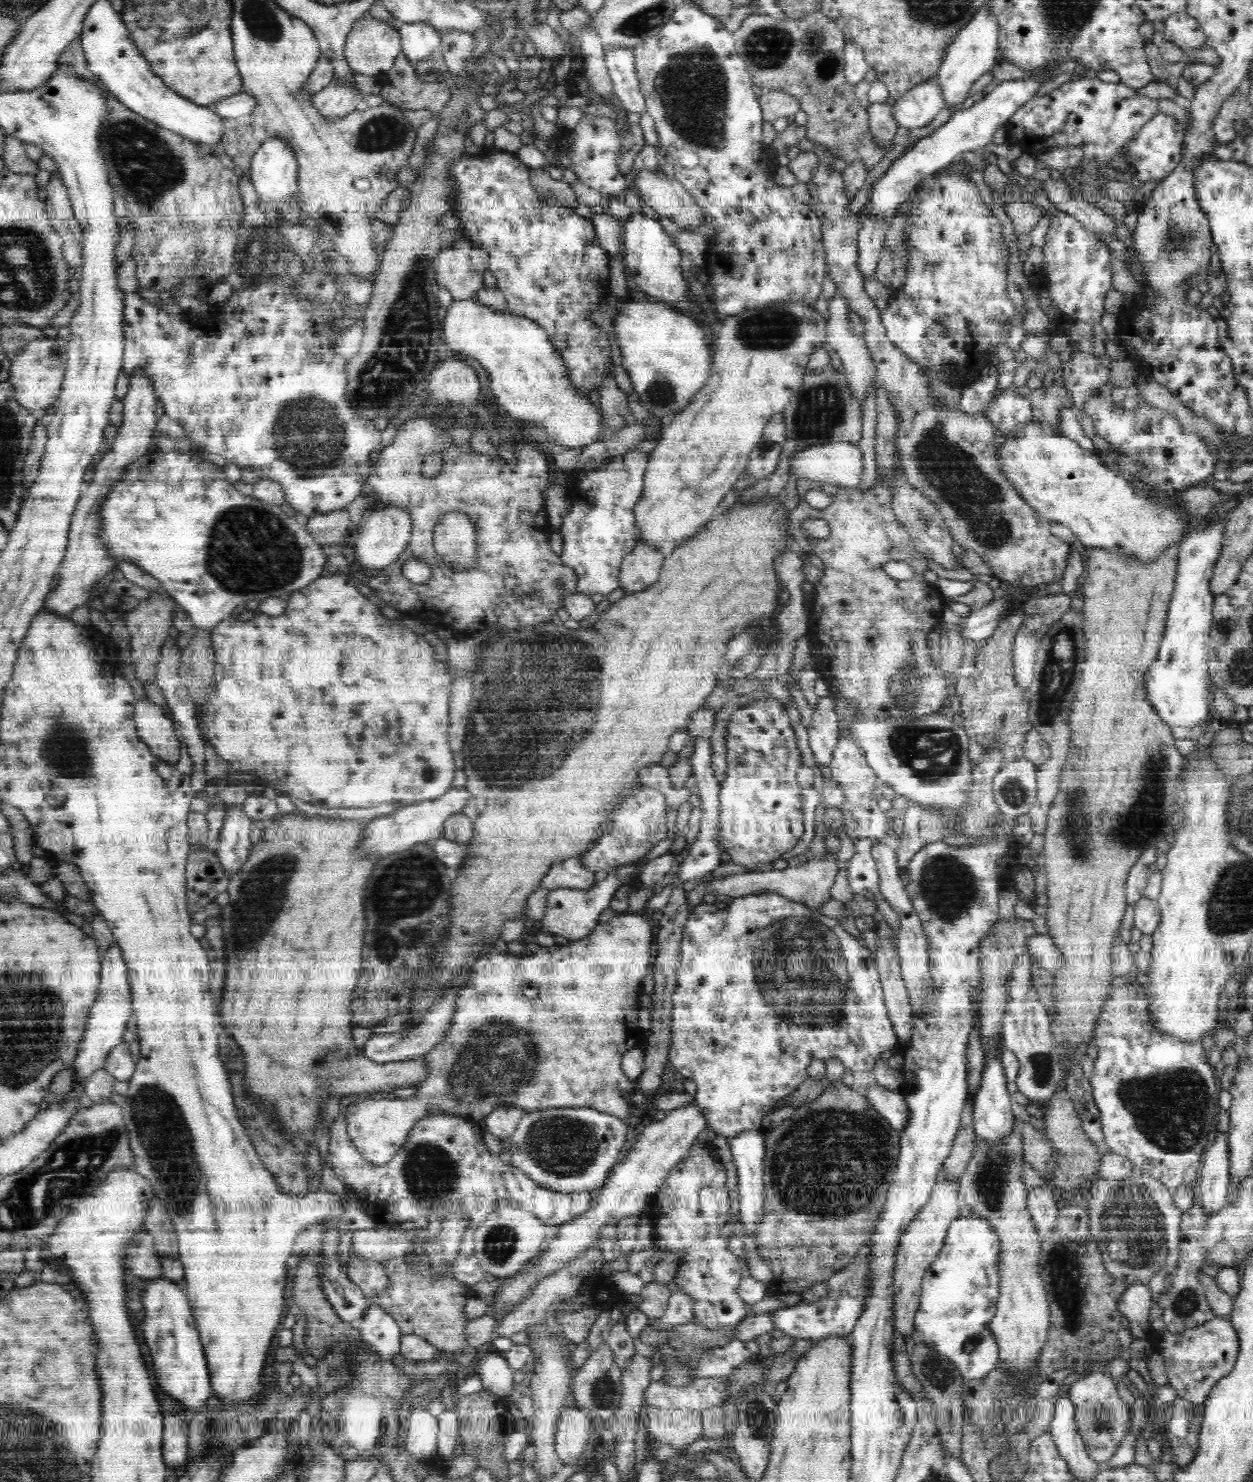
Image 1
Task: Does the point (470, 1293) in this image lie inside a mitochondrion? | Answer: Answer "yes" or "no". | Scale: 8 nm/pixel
no

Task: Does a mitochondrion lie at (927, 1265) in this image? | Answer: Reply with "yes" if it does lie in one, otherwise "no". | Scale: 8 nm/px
no

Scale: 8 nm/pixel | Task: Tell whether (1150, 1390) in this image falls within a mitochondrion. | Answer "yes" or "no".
no

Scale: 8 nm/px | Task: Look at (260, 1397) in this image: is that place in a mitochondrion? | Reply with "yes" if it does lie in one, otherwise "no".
no

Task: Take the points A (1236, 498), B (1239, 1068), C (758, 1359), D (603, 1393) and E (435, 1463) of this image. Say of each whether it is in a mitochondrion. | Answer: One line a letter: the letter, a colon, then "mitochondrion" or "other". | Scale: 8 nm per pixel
A: other
B: other
C: other
D: mitochondrion
E: other

